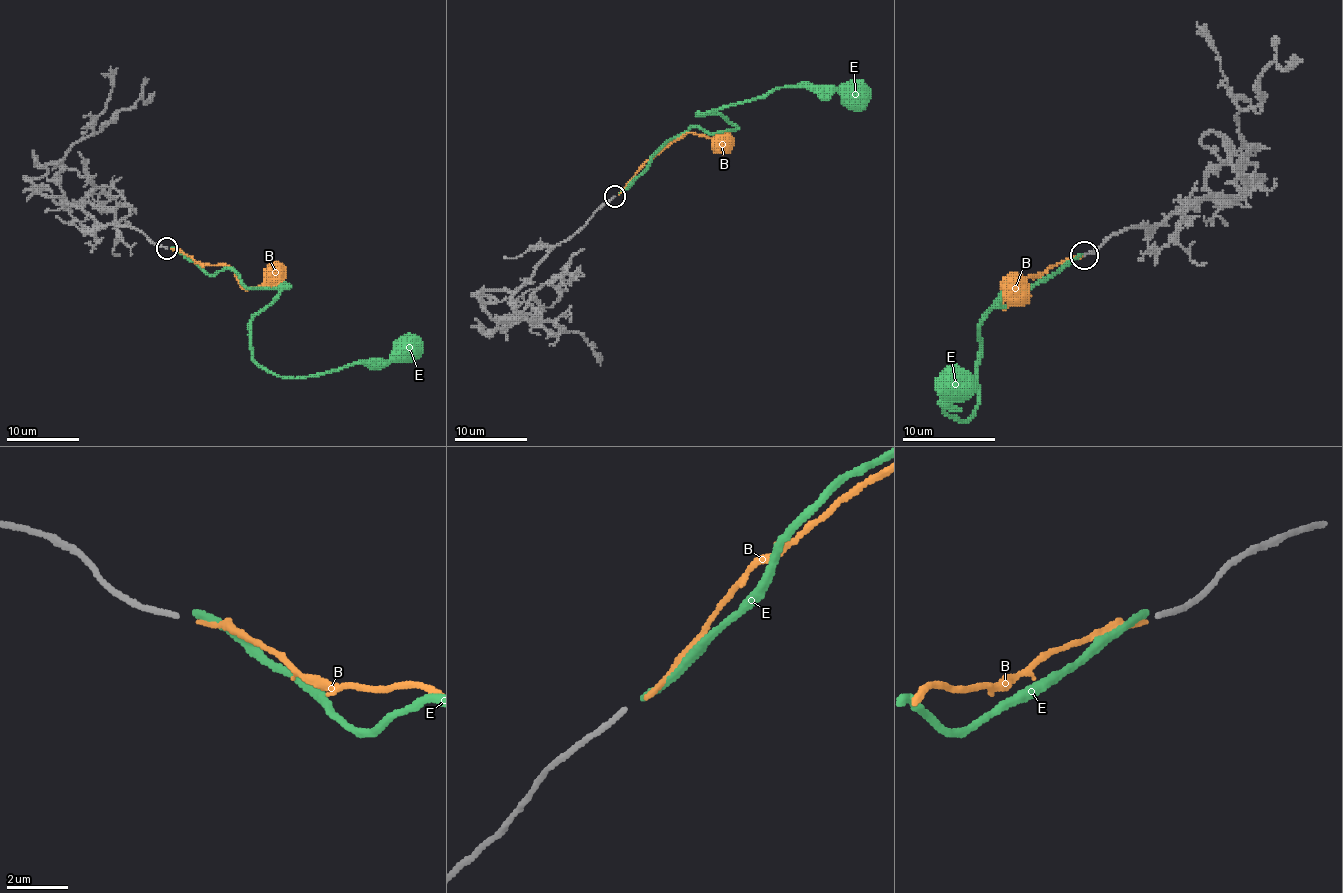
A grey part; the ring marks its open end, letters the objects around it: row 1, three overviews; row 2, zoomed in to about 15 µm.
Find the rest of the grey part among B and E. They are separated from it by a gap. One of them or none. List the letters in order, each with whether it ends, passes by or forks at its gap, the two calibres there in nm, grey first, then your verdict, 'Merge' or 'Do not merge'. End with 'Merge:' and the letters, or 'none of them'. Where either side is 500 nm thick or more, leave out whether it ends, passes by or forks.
B: It ends there. Thickness 160 nm (grey) against 140 nm. Merge
E: It ends there. Thickness 160 nm (grey) against 240 nm. Do not merge
Merge: B

